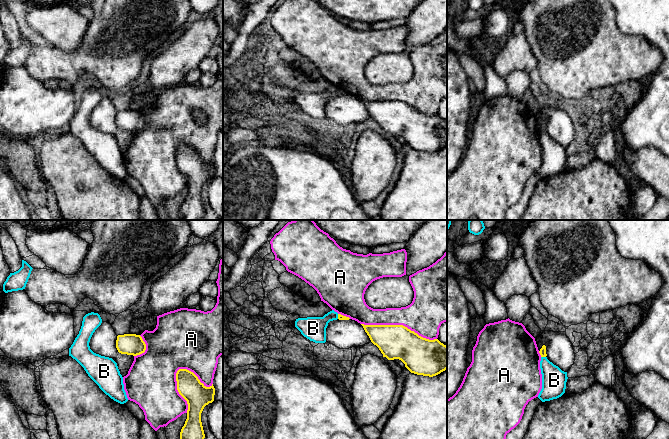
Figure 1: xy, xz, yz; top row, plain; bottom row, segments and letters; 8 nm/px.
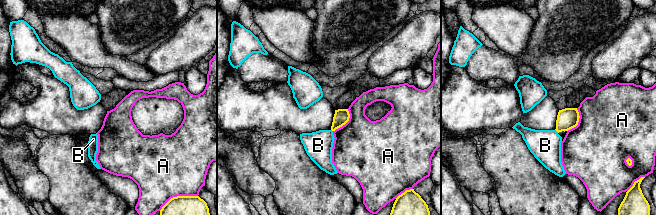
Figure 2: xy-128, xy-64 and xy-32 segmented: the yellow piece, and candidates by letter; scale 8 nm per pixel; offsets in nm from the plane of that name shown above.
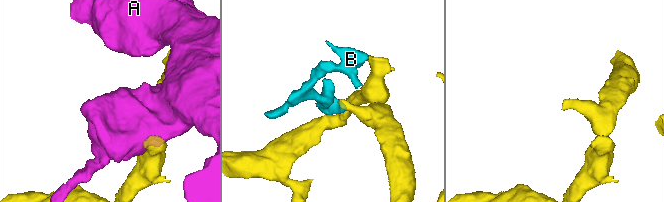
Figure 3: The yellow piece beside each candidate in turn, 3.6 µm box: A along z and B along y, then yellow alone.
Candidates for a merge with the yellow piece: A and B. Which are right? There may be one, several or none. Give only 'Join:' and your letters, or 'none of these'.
Join: none of these

